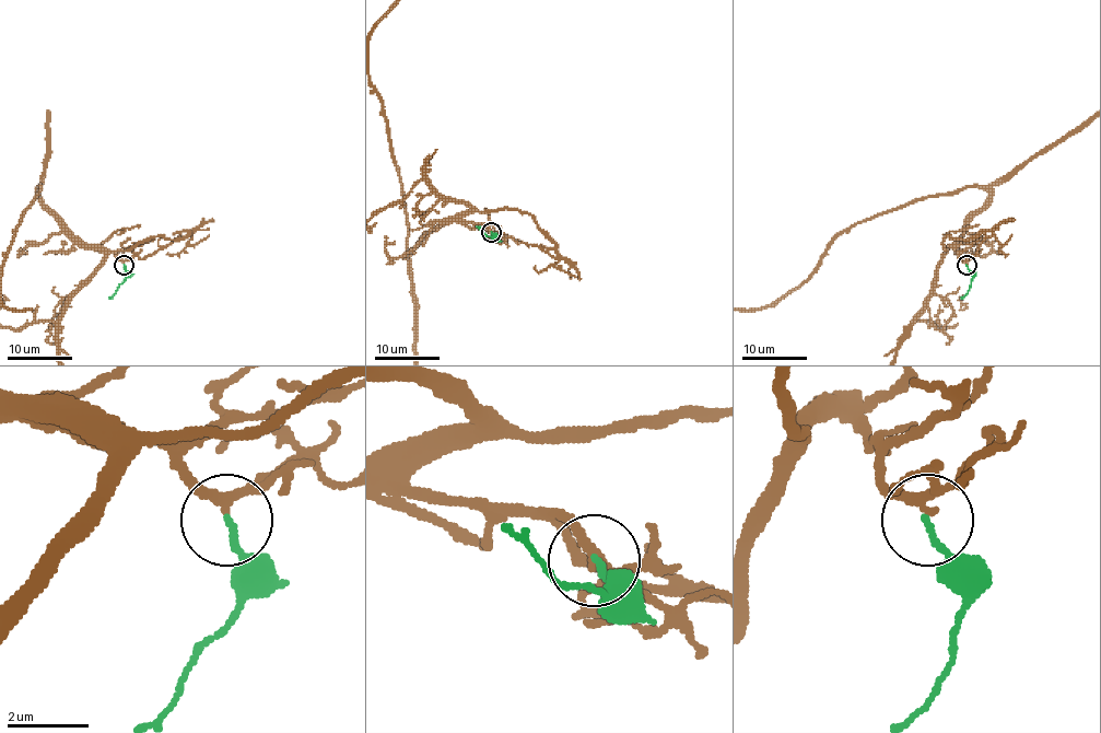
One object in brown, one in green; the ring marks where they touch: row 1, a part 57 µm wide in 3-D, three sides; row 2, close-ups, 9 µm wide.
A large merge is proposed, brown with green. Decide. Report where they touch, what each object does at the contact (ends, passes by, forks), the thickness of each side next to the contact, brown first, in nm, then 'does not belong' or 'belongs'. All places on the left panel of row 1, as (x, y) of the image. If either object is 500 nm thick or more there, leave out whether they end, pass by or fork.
at (124, 265); brown forks there; green ends there; 180 nm thick on the brown side, 170 nm on the other; does not belong

